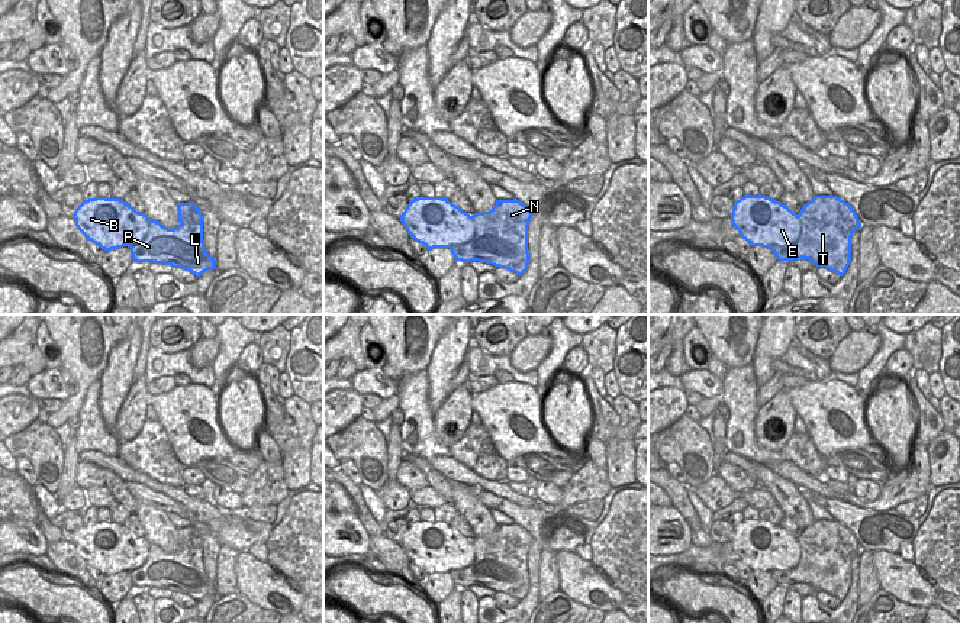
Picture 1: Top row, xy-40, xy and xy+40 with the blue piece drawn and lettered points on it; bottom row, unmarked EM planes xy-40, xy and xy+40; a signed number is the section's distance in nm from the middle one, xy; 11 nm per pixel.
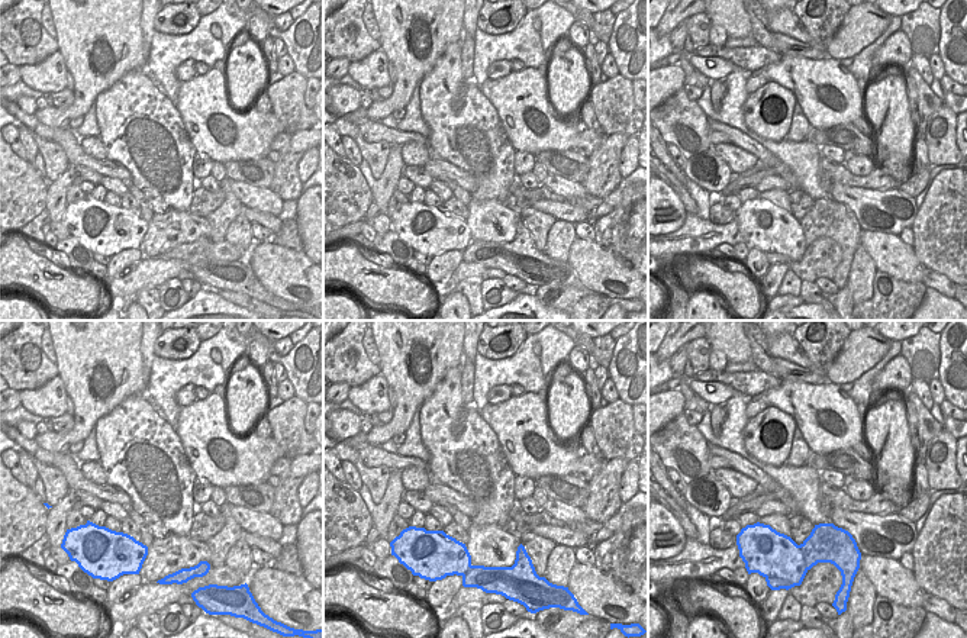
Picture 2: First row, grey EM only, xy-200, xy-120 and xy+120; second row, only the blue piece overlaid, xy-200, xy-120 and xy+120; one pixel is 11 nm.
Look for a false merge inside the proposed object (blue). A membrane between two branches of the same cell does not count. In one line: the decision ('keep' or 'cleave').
cleave

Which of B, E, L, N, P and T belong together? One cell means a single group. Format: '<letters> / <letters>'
B E / L N P T

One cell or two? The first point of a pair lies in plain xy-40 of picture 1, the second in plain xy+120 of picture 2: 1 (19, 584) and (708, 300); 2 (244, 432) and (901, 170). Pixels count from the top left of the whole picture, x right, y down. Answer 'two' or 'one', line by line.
1: two
2: one

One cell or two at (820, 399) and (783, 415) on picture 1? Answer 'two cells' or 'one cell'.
two cells

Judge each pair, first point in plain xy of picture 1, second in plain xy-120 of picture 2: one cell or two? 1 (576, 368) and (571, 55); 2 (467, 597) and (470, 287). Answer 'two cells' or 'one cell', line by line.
1: two cells
2: one cell

